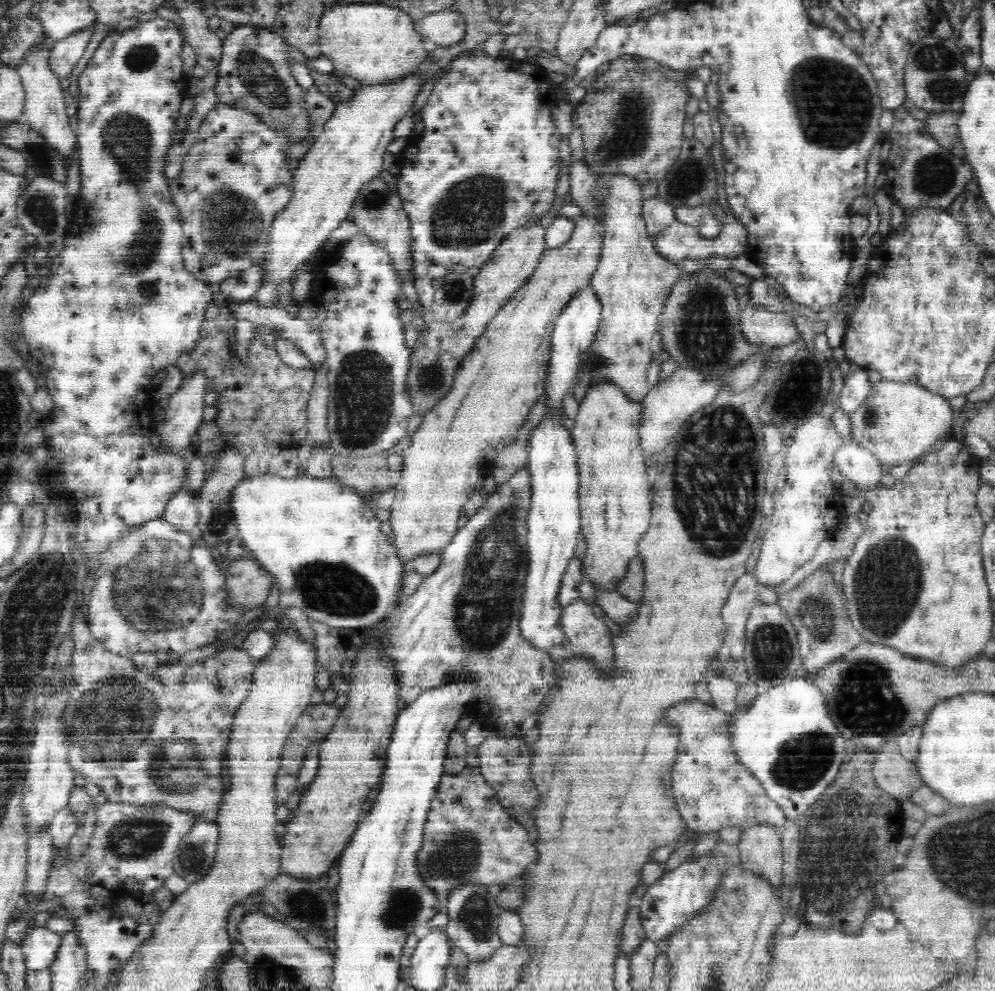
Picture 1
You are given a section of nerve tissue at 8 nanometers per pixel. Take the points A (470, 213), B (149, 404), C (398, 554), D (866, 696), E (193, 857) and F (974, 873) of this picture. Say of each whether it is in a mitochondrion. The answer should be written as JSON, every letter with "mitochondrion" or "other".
{"A":"mitochondrion","B":"other","C":"other","D":"mitochondrion","E":"mitochondrion","F":"mitochondrion"}

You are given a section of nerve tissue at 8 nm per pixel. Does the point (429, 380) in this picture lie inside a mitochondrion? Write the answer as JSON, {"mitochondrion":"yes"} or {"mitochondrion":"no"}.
{"mitochondrion":"yes"}

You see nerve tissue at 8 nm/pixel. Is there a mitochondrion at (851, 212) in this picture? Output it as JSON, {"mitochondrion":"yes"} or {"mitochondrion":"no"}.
{"mitochondrion":"no"}

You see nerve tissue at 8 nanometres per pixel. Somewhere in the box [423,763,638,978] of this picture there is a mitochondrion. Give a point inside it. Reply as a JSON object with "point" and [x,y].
{"point":[475,915]}

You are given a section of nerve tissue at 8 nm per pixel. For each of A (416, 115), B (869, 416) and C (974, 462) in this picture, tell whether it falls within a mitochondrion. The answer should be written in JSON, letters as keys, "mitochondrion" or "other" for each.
{"A":"other","B":"mitochondrion","C":"other"}

